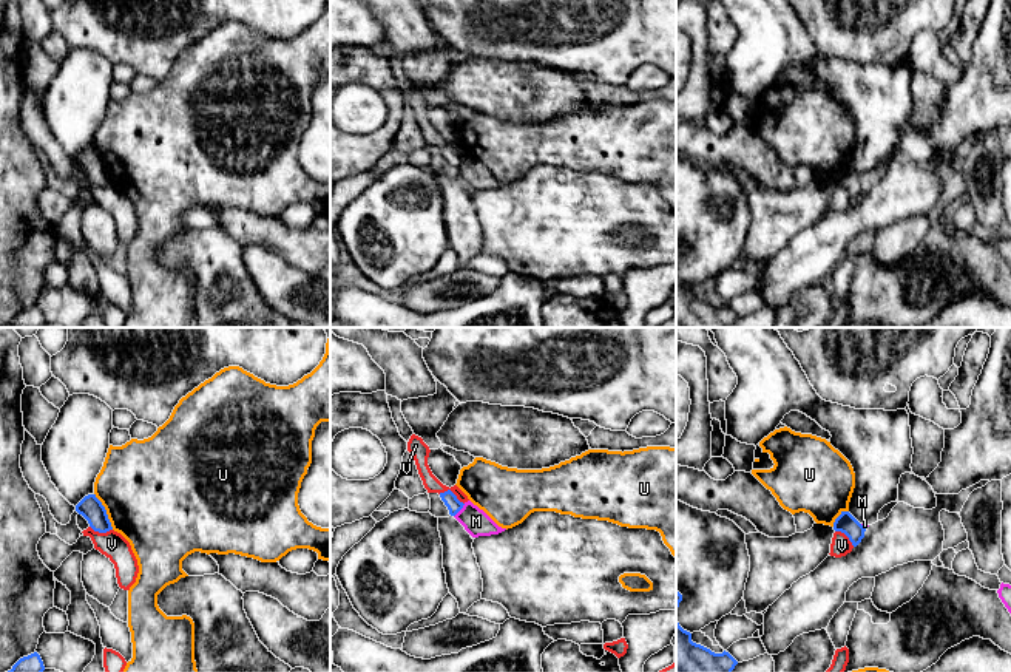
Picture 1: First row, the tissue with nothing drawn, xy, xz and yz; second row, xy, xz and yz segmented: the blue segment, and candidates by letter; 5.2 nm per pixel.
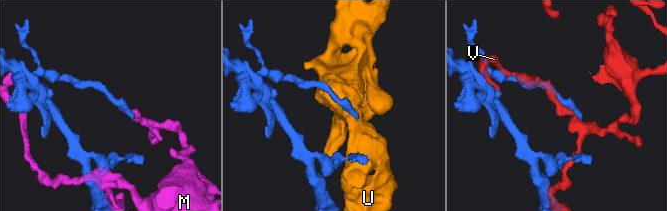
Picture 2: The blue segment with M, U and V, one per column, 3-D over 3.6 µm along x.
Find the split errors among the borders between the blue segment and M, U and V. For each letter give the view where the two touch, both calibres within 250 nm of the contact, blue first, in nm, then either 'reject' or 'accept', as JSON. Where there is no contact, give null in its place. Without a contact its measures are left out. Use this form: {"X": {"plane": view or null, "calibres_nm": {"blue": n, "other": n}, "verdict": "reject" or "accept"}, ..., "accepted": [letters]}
{"M": {"plane": "xz", "calibres_nm": {"blue": 80, "other": 140}, "verdict": "reject"}, "U": {"plane": "xy", "calibres_nm": {"blue": 120, "other": 500}, "verdict": "reject"}, "V": {"plane": "xz", "calibres_nm": {"blue": 80, "other": 80}, "verdict": "reject"}, "accepted": []}

